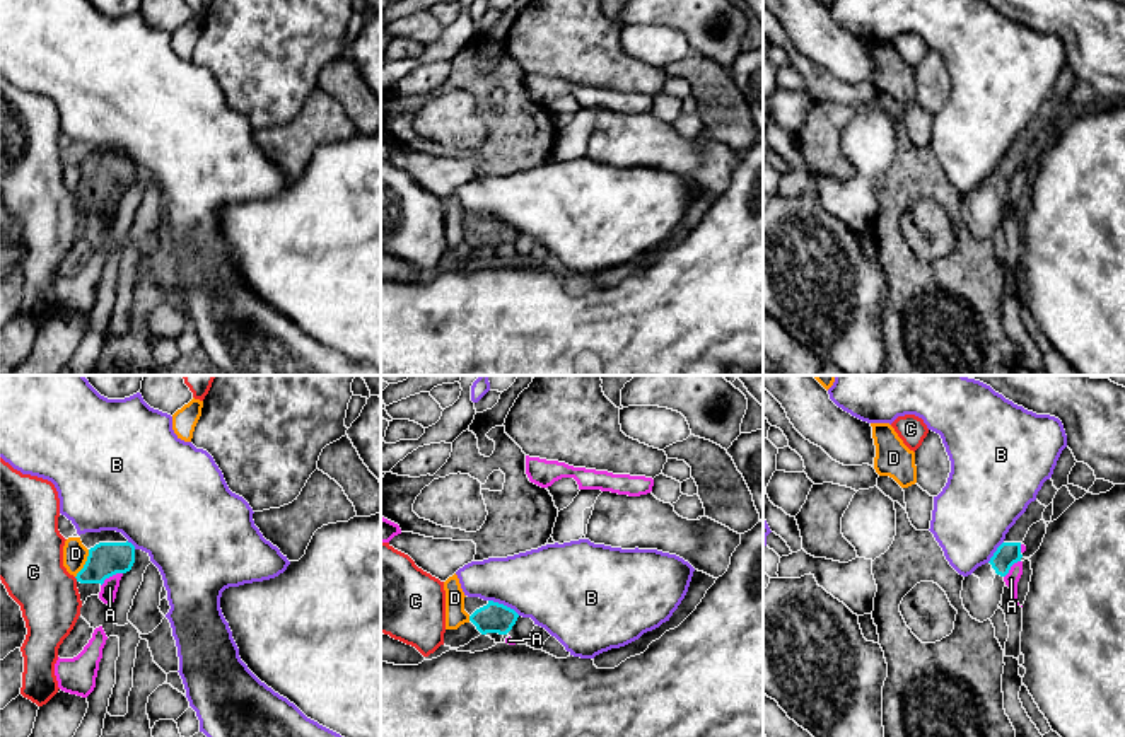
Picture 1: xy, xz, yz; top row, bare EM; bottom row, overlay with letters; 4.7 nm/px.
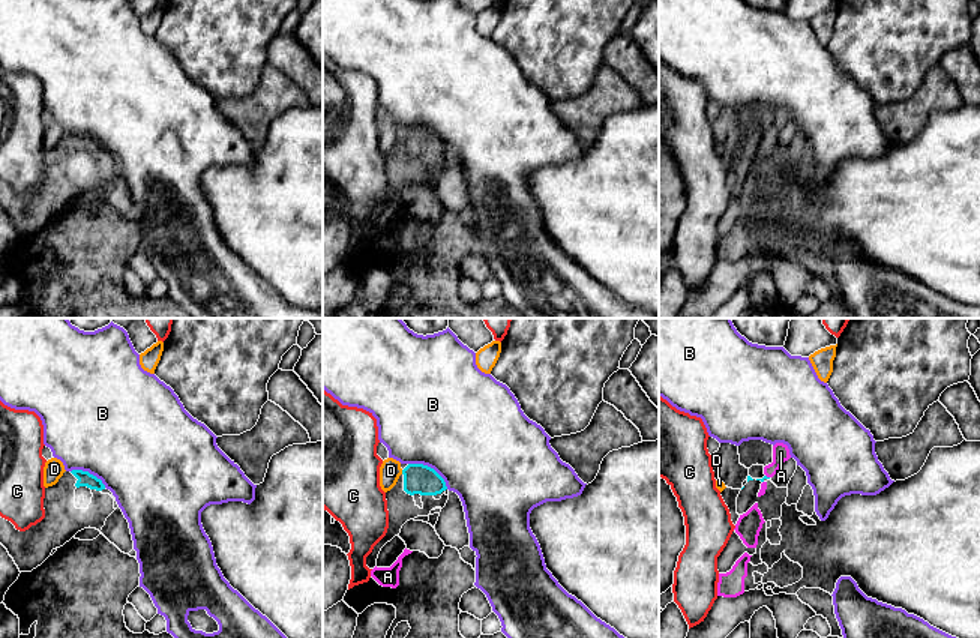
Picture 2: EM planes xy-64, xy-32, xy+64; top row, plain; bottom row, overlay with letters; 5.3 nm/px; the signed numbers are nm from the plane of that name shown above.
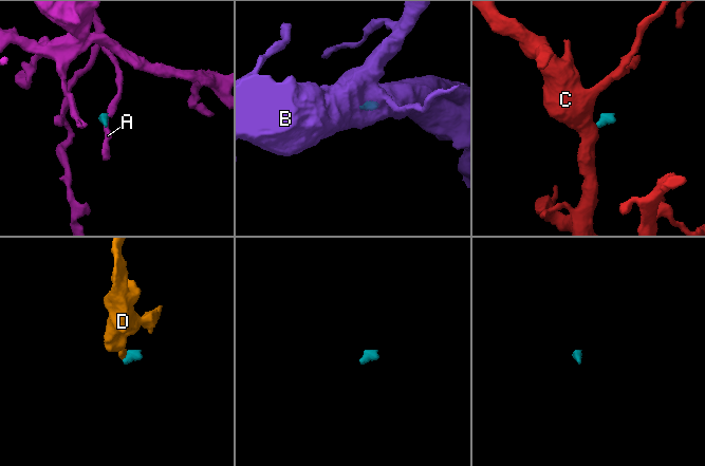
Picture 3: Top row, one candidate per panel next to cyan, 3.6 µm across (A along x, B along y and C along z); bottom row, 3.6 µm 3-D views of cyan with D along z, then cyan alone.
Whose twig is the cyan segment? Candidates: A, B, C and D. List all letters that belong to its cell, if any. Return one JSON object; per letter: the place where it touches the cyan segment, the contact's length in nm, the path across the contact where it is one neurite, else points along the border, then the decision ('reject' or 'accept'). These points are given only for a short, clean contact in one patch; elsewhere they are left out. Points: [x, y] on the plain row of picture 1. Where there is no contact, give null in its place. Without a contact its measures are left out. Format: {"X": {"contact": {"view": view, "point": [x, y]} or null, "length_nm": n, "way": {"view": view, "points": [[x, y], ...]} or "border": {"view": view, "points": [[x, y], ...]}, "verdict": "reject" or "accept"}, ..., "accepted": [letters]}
{"A": {"contact": {"view": "xy", "point": [110, 193]}, "length_nm": 120, "border": {"view": "xy", "points": [[122, 190], [108, 195], [101, 203]]}, "verdict": "reject"}, "B": {"contact": {"view": "xz", "point": [502, 222]}, "length_nm": 170, "border": {"view": "xz", "points": [[489, 217], [506, 222], [519, 232]]}, "verdict": "reject"}, "C": {"contact": {"view": "xy", "point": [75, 195]}, "length_nm": 30, "border": {"view": "xy", "points": [[74, 195], [77, 198]]}, "verdict": "reject"}, "D": {"contact": {"view": "xy", "point": [86, 181]}, "length_nm": 150, "border": {"view": "xy", "points": [[89, 168], [87, 178], [75, 195]]}, "verdict": "reject"}, "accepted": []}

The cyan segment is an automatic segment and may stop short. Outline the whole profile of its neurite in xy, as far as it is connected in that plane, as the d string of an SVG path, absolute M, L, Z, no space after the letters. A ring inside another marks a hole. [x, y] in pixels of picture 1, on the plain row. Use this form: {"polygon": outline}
{"polygon": "M116 148L85 150L79 155L89 167L87 179L75 194L84 223L90 213L99 213L106 196L131 188L135 164Z"}

